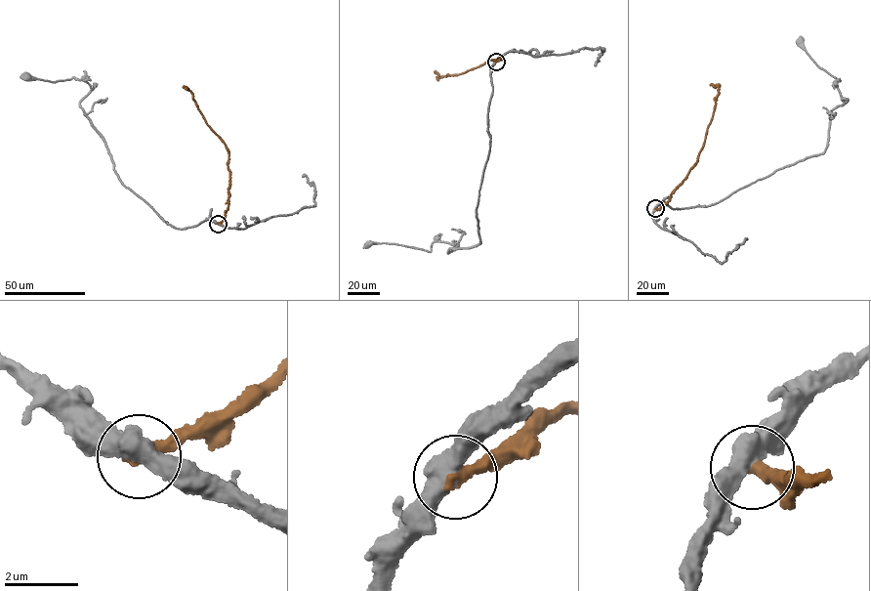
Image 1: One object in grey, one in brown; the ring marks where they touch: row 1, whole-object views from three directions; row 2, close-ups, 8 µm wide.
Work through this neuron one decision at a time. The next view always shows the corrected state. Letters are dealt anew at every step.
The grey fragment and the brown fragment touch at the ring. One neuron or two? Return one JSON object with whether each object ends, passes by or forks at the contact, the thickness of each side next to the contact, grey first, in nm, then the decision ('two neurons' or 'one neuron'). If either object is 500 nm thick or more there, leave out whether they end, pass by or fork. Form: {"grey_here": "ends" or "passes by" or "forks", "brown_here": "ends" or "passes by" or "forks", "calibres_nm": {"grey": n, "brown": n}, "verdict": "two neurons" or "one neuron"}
{"calibres_nm": {"grey": 550, "brown": 320}, "verdict": "two neurons"}

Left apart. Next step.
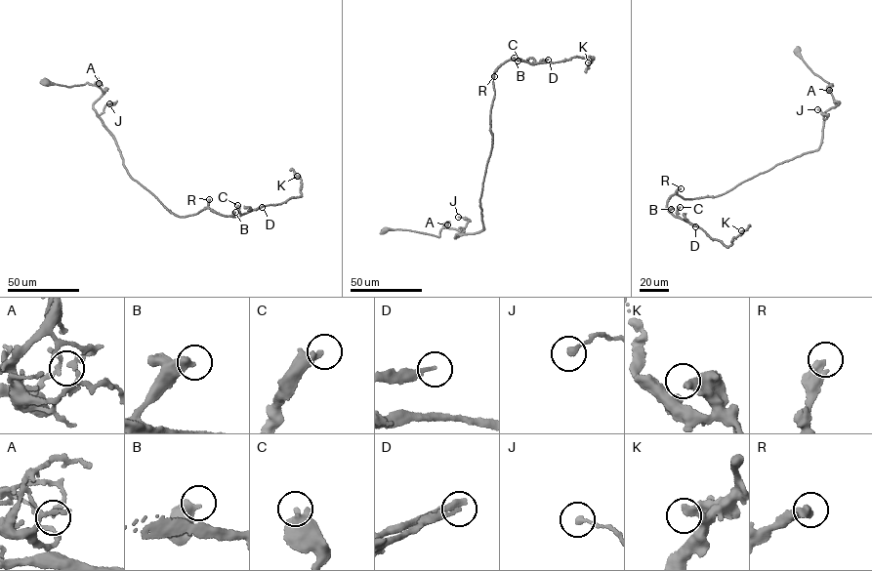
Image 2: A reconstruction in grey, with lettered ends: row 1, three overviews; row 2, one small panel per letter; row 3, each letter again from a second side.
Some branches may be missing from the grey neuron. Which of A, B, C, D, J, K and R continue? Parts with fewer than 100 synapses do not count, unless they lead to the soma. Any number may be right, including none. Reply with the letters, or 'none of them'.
D, R

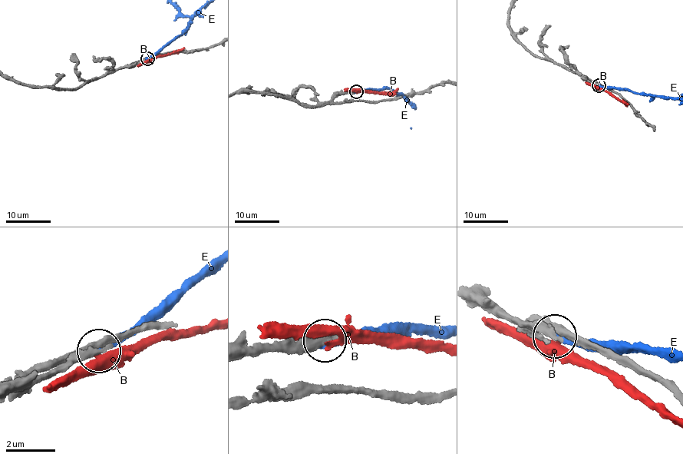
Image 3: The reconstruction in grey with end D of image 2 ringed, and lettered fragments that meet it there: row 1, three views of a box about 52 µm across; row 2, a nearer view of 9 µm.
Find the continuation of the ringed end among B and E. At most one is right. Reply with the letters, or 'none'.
E

